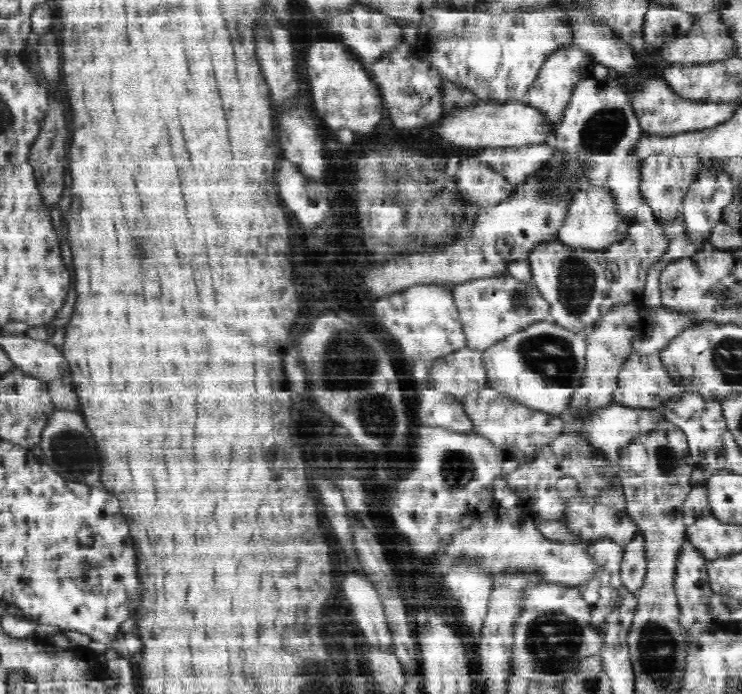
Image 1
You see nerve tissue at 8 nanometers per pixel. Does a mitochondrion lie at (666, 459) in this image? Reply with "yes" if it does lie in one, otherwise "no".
yes

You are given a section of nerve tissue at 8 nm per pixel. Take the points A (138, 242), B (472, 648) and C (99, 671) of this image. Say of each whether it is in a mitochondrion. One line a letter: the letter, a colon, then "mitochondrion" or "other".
A: mitochondrion
B: other
C: other

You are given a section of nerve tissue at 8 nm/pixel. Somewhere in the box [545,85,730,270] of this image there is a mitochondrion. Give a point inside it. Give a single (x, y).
(602, 133)

